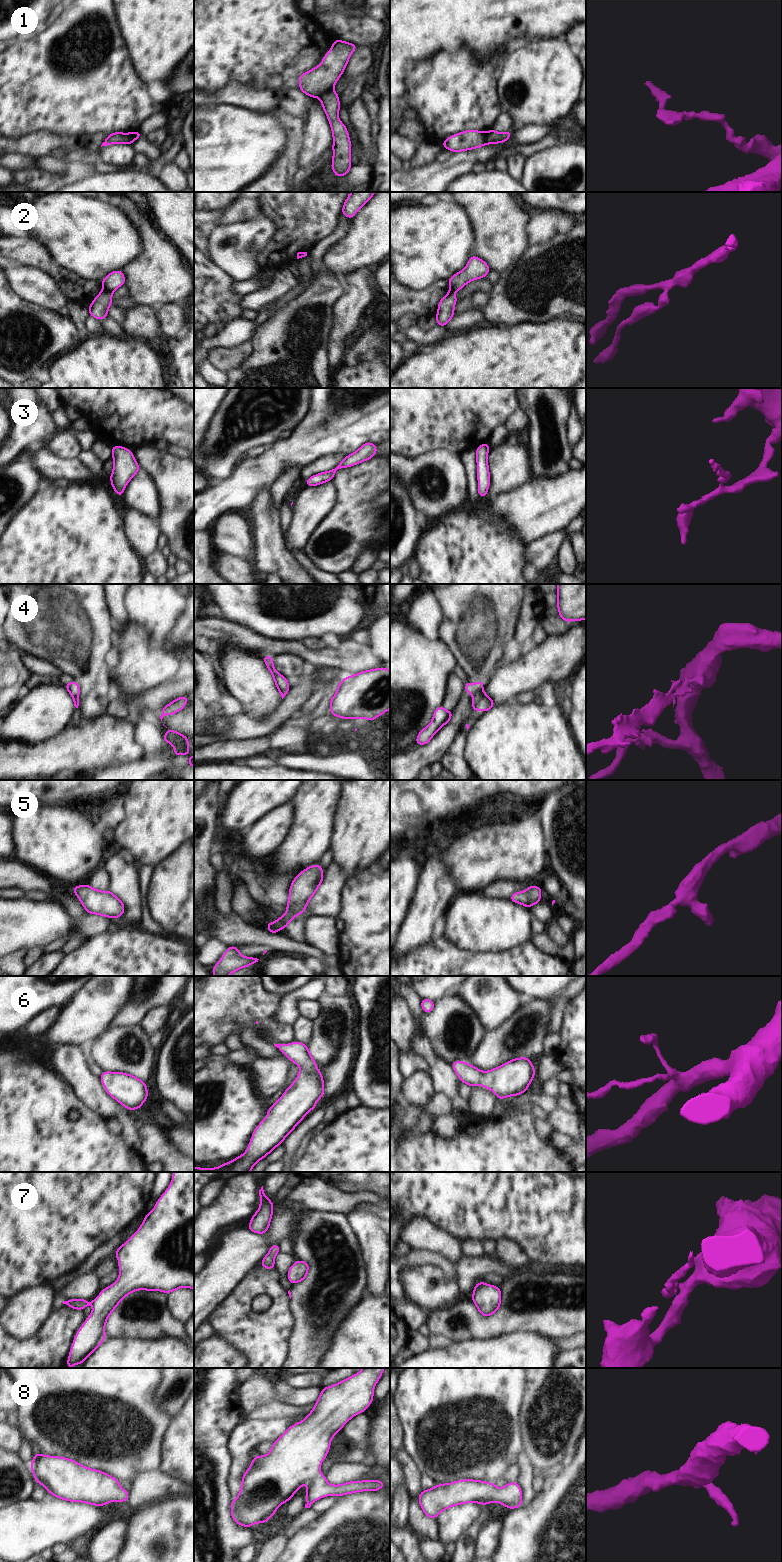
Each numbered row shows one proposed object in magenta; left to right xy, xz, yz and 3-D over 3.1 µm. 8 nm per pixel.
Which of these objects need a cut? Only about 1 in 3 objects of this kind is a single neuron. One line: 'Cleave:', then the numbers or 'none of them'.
Cleave: 1, 2, 4, 7

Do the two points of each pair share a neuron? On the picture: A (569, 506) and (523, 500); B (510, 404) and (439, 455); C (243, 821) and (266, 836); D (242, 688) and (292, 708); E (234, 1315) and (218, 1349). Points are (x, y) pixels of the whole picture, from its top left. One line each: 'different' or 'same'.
A: same
B: different
C: different
D: different
E: different

